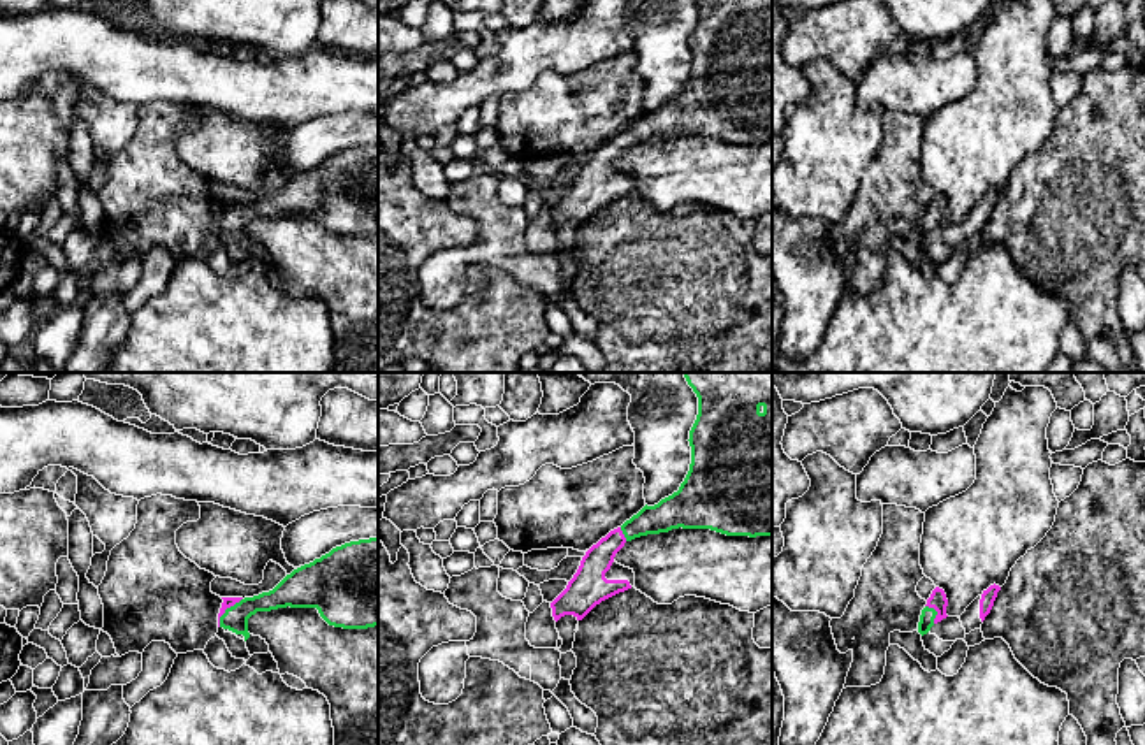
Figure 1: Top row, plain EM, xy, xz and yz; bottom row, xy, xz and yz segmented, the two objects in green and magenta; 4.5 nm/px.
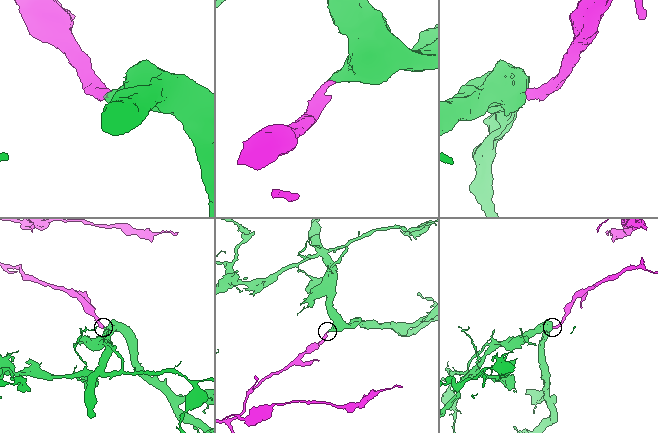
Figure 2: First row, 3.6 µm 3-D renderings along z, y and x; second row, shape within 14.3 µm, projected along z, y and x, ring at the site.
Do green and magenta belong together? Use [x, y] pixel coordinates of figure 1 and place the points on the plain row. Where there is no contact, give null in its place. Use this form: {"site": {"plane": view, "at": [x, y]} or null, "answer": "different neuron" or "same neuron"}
{"site": {"plane": "xy", "at": [226, 216]}, "answer": "same neuron"}

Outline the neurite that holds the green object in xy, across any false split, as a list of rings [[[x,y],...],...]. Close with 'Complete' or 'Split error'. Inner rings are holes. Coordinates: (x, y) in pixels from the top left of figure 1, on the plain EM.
[[[378,144],[350,148],[253,204],[222,204],[218,234],[250,244],[248,225],[278,214],[317,214],[334,234],[378,232]]]. Split error

